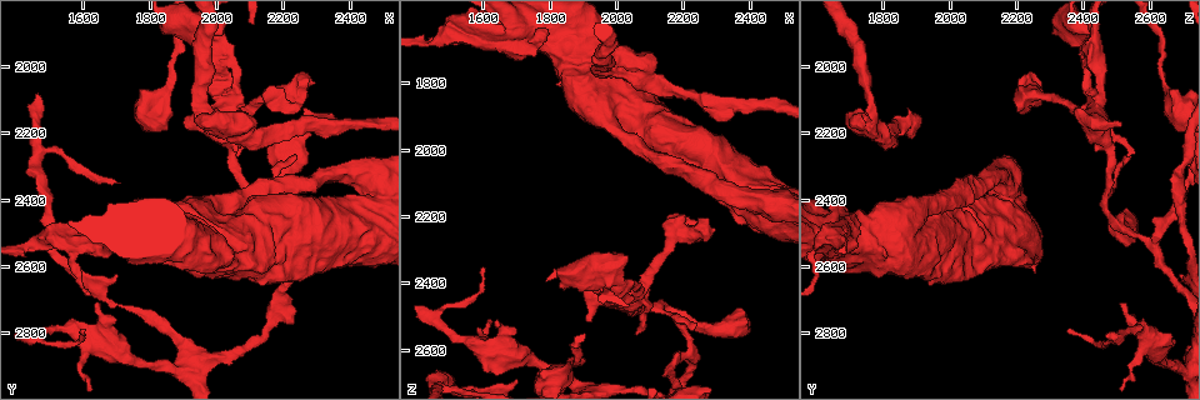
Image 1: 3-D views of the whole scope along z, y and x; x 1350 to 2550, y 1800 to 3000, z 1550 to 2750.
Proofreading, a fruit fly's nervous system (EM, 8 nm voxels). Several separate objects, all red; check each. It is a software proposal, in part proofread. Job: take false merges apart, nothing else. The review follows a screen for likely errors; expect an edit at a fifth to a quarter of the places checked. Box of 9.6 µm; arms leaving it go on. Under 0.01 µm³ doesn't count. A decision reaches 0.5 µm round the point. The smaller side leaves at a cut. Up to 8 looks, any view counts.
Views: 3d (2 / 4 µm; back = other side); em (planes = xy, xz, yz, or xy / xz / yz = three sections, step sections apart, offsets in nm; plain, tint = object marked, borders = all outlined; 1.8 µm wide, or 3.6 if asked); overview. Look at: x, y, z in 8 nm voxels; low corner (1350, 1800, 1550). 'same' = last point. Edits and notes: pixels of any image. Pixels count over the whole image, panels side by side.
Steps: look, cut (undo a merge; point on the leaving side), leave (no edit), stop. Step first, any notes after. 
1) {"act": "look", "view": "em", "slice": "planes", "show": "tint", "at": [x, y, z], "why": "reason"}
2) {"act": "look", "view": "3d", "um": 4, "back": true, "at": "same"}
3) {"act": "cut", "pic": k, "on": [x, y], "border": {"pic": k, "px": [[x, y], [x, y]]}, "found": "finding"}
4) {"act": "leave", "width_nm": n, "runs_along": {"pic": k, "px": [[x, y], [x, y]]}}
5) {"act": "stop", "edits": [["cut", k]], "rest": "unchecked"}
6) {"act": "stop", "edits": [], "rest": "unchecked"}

{"act": "look", "view": "3d", "um": 2, "back": true, "at": [1870, 2910, 2700], "why": "two arms in line, one across"}

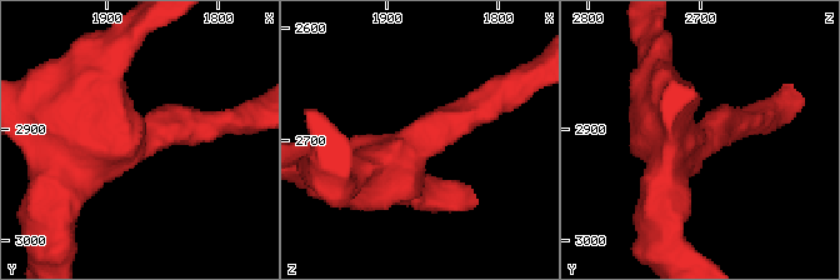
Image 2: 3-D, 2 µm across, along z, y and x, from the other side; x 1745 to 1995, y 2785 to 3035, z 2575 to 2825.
{"act": "look", "view": "em", "slice": "planes", "show": "tint", "at": [1864, 2908, 2692]}

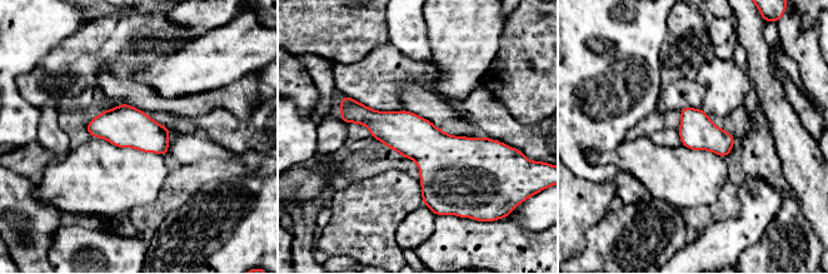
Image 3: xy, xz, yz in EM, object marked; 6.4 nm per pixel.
{"act": "leave", "width_nm": 220, "found": "all the same neuron"}

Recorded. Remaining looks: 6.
{"act": "look", "view": "em", "slice": "planes", "show": "tint", "at": [2200, 2080, 2240], "why": "sudden change in width"}

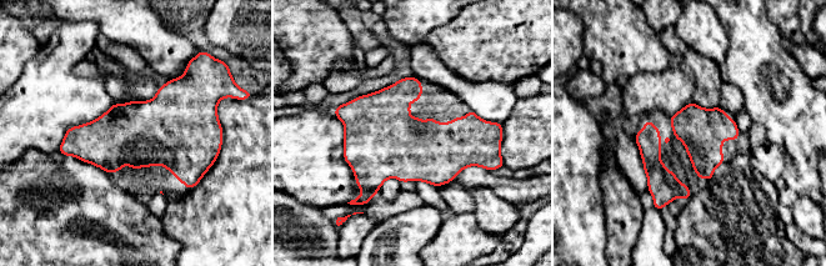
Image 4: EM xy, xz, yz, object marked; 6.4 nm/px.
{"act": "leave", "width_nm": 300, "found": "continuous, no second neuron"}

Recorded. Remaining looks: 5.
{"act": "look", "view": "em", "um": 3.6, "slice": "planes", "show": "tint", "at": [1760, 2470, 1650], "why": "thick turns thin"}

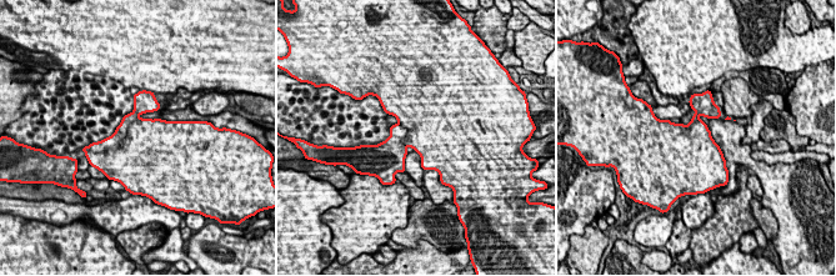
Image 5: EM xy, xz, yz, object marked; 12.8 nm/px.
{"act": "cut", "pic": 5, "on": [114, 141], "part_leaving": {"pic": 5, "px": [[155, 106], [141, 106], [103, 147]]}, "found": "a second neuron is stuck on"}

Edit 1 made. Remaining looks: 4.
{"act": "stop", "edits": [["cut", 5]], "rest": "unchecked"}

